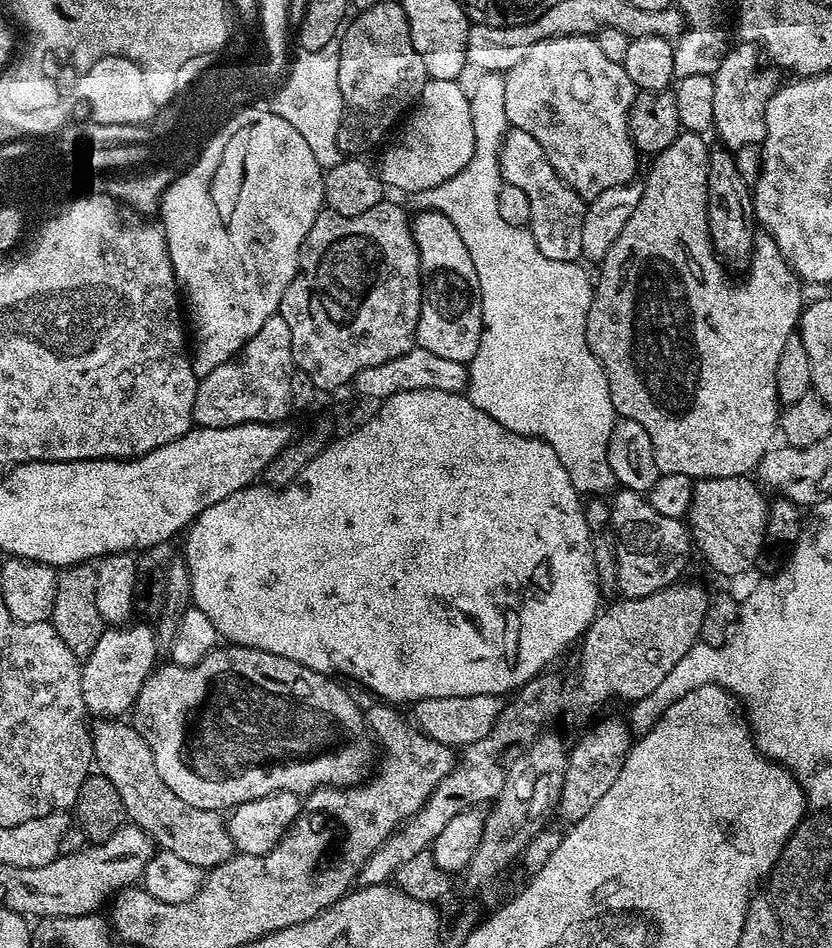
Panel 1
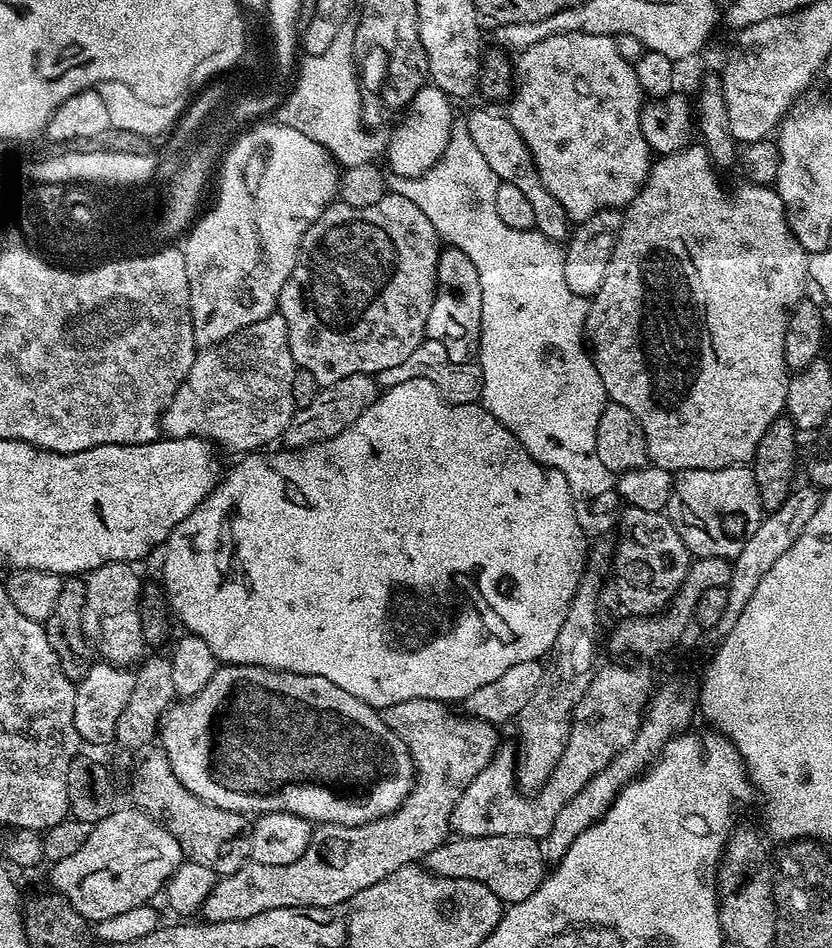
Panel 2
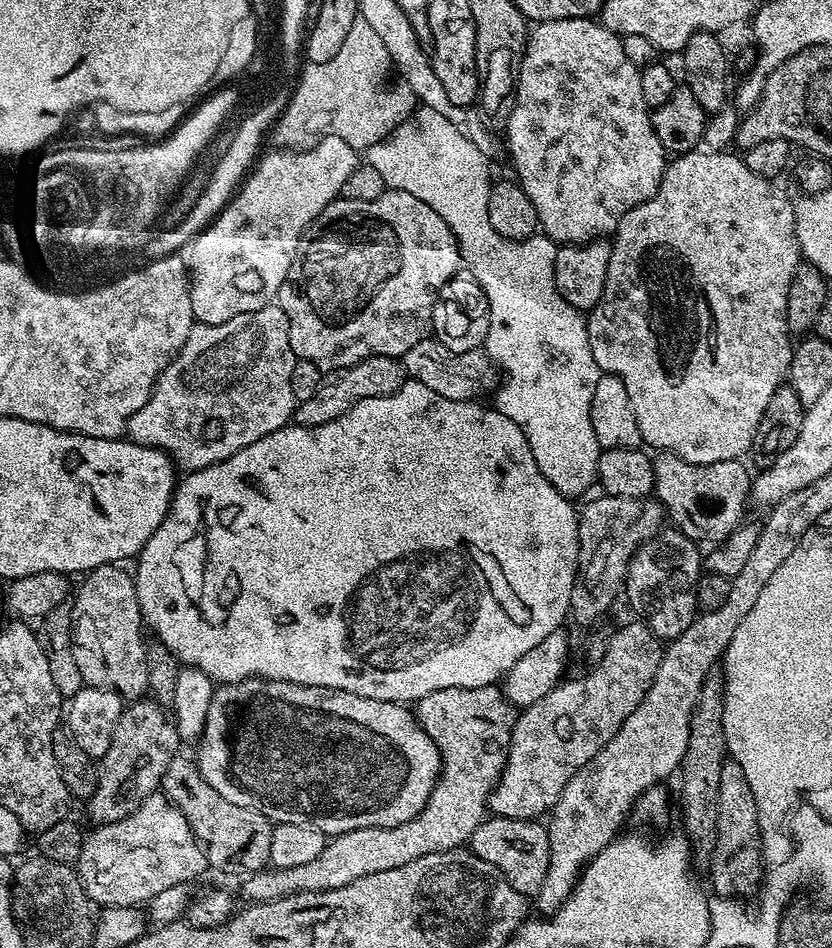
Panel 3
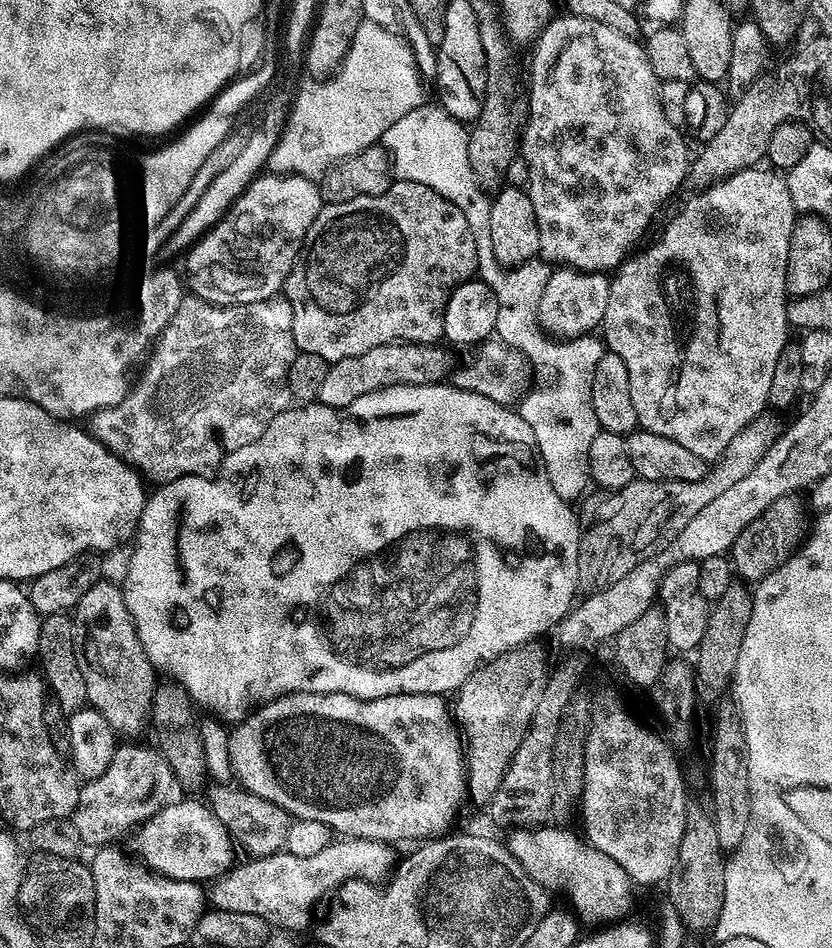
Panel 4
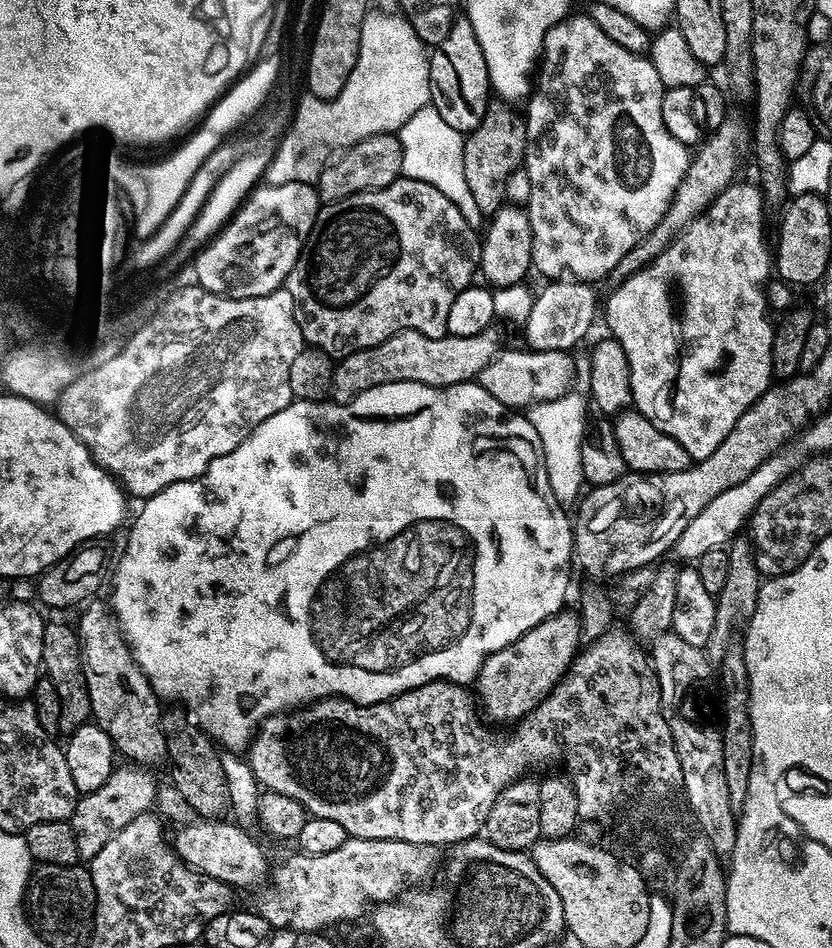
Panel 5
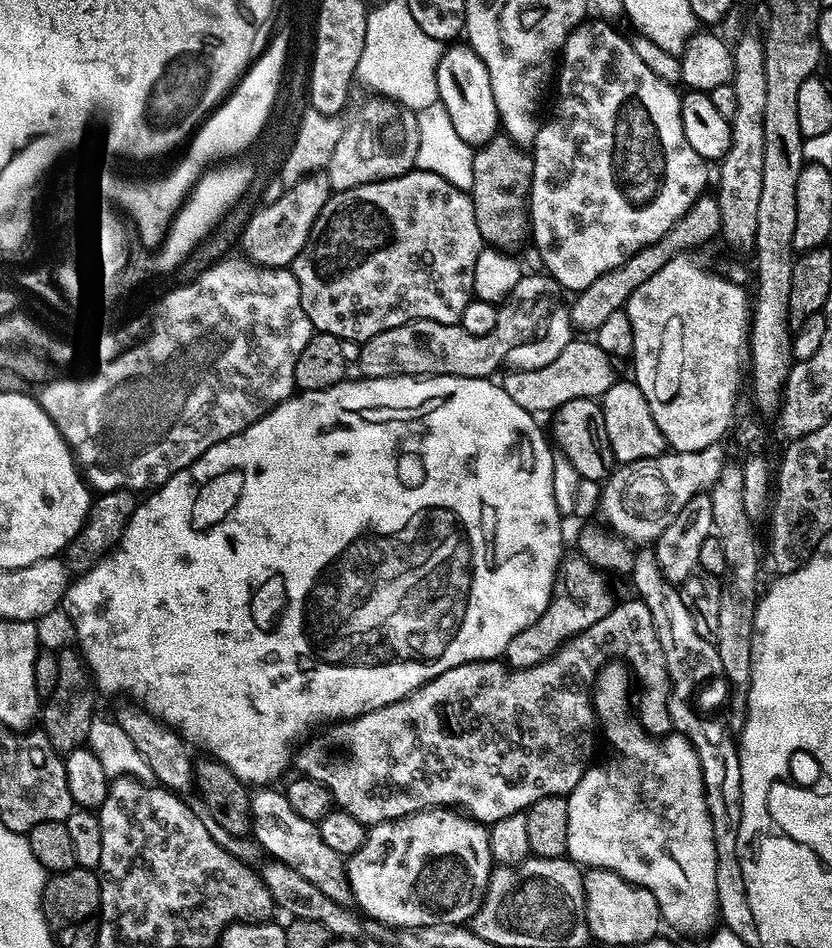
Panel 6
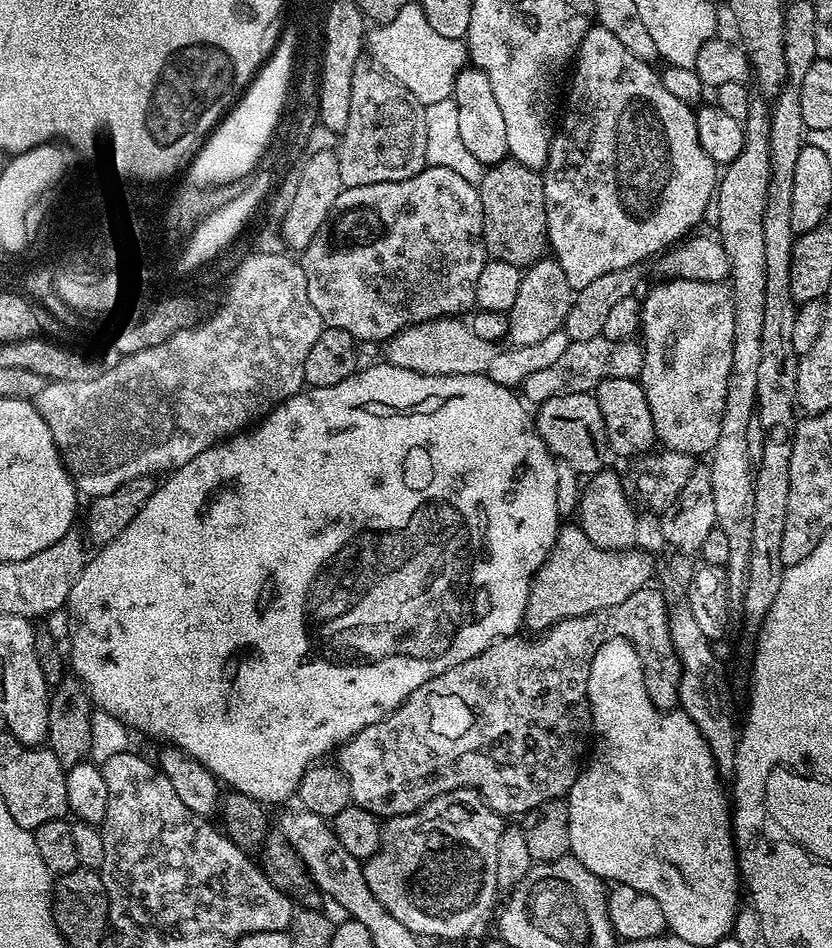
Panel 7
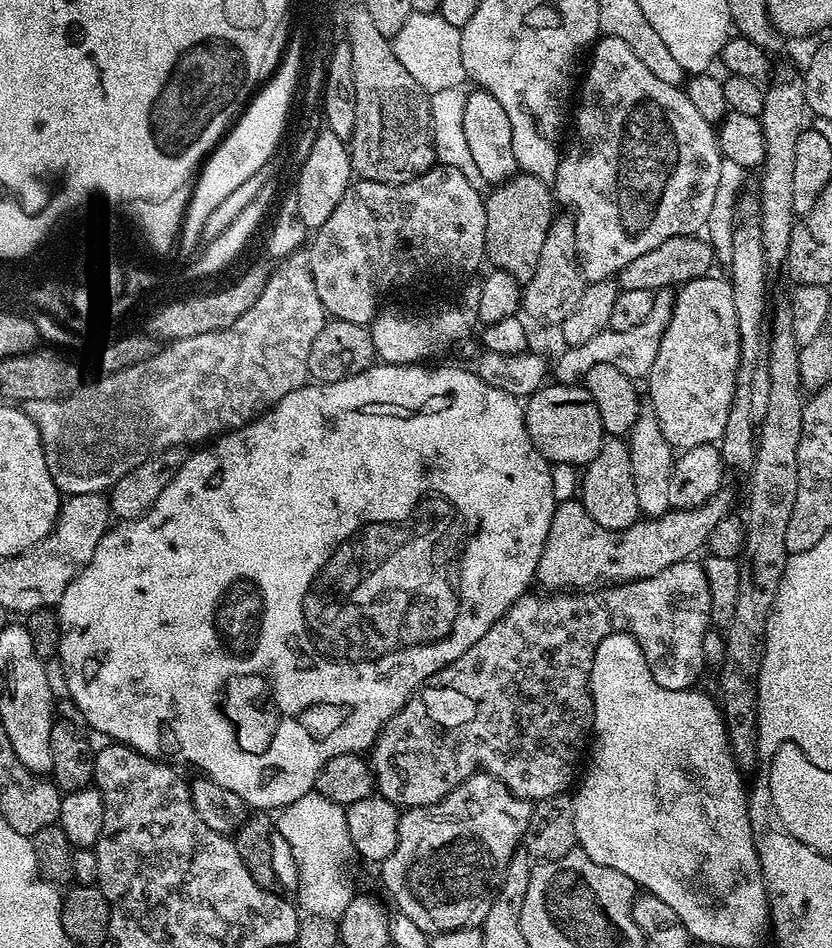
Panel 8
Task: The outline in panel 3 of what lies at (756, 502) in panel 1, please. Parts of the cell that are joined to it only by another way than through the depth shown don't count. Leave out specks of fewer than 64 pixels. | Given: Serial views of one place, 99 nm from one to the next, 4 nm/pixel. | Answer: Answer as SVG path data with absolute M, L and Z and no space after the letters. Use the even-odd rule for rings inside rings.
M660 452L652 461L654 466L654 496L664 506L669 521L672 520L678 531L691 540L703 542L709 540L709 545L715 546L727 538L735 528L740 527L745 519L744 507L750 504L753 477L748 476L749 465L740 460L727 460L713 464L695 464L686 462L673 452Z

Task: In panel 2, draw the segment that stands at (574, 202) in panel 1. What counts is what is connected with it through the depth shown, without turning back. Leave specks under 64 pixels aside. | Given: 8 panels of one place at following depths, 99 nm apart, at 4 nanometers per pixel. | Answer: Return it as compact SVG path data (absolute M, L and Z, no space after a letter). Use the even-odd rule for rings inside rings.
M472 112L468 116L466 131L470 134L470 138L474 138L474 146L478 146L478 151L482 154L482 158L486 158L490 170L494 170L497 181L522 190L522 194L529 200L531 208L534 209L535 231L557 242L567 241L570 235L570 221L566 210L562 210L554 194L550 194L550 190L542 186L542 178L538 178L534 158L526 142L522 142L522 134L514 130L512 121L507 115L500 113L499 116L496 112Z

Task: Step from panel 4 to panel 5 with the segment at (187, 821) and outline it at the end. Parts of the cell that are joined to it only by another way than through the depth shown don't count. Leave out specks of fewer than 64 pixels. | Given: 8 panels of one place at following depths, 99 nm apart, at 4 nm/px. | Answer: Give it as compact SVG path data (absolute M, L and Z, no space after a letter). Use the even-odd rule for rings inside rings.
M200 818L196 824L181 827L174 839L176 854L189 867L205 876L220 880L224 884L232 885L233 889L256 888L260 883L267 881L270 876L268 860L262 849L256 845L251 831L245 831L235 822L229 824L223 819L206 820Z

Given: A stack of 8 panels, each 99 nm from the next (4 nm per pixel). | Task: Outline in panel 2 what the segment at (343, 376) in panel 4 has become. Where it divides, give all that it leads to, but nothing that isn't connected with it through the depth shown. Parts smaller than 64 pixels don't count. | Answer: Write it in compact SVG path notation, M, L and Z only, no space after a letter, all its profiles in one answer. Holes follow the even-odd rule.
M350 374L350 378L342 378L342 382L323 385L317 391L314 402L310 402L310 406L297 408L296 413L290 418L290 426L286 426L282 437L283 443L288 443L285 445L295 450L334 438L334 434L342 434L346 426L358 422L362 410L370 407L380 396L381 391L375 375L366 374Z

